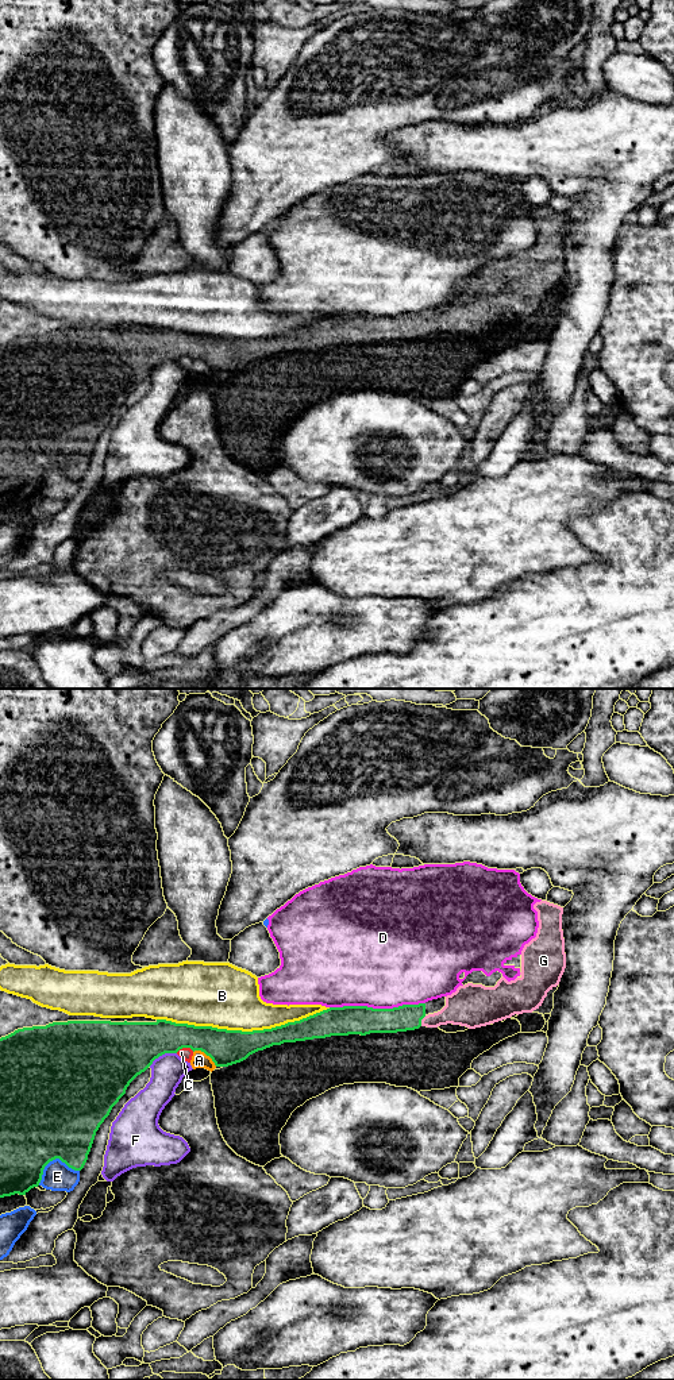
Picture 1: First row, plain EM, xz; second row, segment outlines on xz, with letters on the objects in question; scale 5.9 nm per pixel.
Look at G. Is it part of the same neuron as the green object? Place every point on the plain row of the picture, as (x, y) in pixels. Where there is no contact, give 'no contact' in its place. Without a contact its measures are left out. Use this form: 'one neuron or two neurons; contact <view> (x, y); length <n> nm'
one neuron; contact xz (420, 330); length 70 nm

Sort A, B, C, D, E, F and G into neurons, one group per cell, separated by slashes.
A / B / C D / E / F / G

